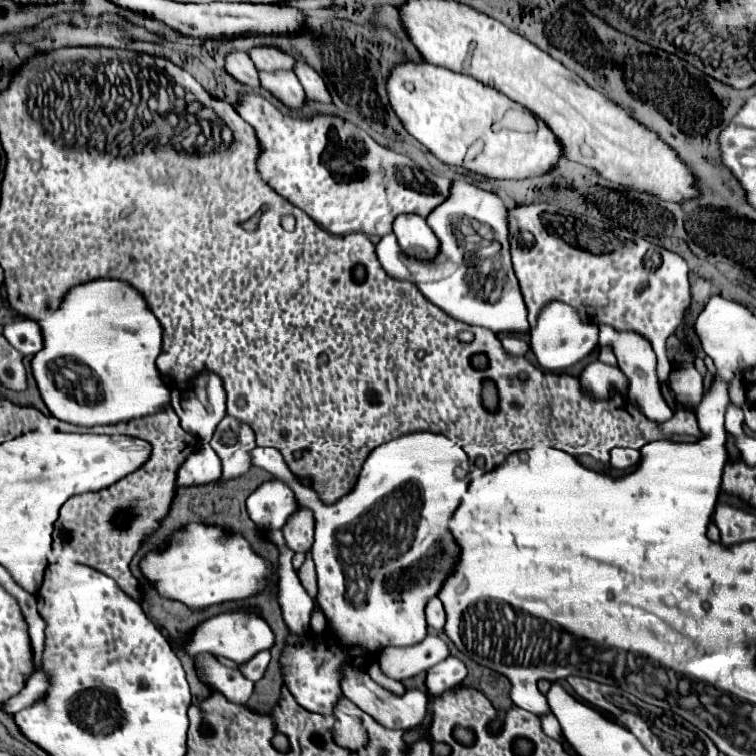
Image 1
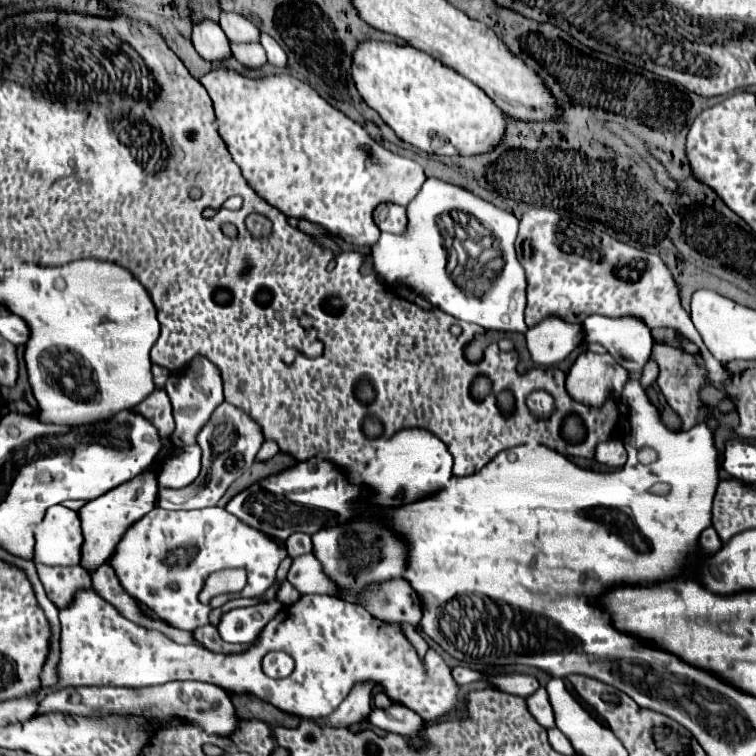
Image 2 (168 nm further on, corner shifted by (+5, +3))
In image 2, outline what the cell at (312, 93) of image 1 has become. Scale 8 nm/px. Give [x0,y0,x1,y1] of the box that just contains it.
[259,33,287,69]

